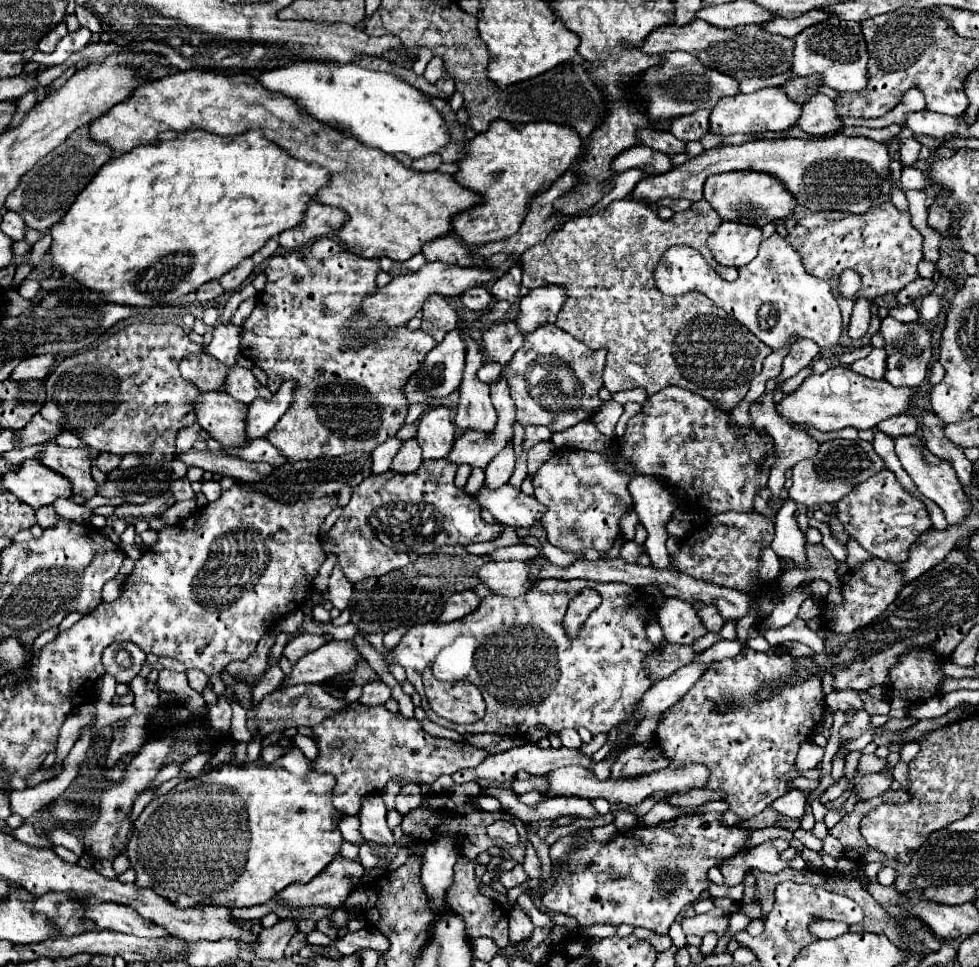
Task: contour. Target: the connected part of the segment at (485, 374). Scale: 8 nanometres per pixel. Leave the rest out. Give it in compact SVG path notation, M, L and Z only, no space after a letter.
M485 362L485 364L479 368L477 376L479 376L483 382L491 384L491 382L495 382L495 380L499 378L499 372L501 372L501 366L499 366L499 364L495 364L495 362Z

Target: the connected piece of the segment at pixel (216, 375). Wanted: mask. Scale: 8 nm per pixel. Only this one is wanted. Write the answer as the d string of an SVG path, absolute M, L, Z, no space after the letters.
M205 352L189 354L181 360L181 376L191 380L199 390L223 390L225 372L227 366Z

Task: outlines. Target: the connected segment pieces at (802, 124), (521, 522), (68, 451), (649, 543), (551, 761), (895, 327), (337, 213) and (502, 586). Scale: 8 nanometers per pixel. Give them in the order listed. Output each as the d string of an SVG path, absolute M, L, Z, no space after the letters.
M825 94L811 96L809 102L801 106L801 116L797 118L795 126L813 136L835 132L841 126L839 116L835 114L835 102Z
M483 484L473 498L481 508L511 528L529 528L535 520L541 520L545 512L545 508L533 496L525 496L521 490L507 484L497 490L491 490Z
M55 440L41 444L39 462L51 468L53 472L65 476L73 484L73 498L91 498L95 496L95 480L91 476L91 452L89 448L65 448Z
M635 476L629 482L629 492L635 504L633 510L649 534L645 540L645 552L651 558L651 568L665 570L670 567L669 552L665 548L669 534L665 526L671 520L671 490L665 480L657 476Z
M529 742L529 744L523 744L523 746L519 746L519 748L511 748L511 750L507 750L507 752L491 754L491 756L487 756L477 768L467 768L467 770L461 770L461 772L453 774L453 780L455 780L457 784L461 784L461 782L469 782L469 780L479 780L479 778L481 778L481 780L491 780L491 782L499 782L499 784L503 784L503 786L509 786L511 780L515 778L515 774L517 774L519 770L525 770L525 772L529 772L529 774L535 776L535 774L547 774L547 772L551 772L551 770L555 770L555 768L573 766L573 764L579 764L581 768L593 770L593 766L595 766L597 762L593 760L593 756L583 754L579 748L565 748L565 746L561 746L559 750L553 750L553 748L541 750L541 748L537 748L533 742Z
M885 318L881 322L881 334L885 338L885 350L887 350L887 372L885 372L885 380L893 386L909 386L909 388L917 388L925 376L927 376L927 366L931 360L931 336L929 332L917 324L903 324L897 322L895 318Z
M311 200L307 206L307 212L305 212L303 224L281 232L279 244L283 248L291 248L291 250L299 248L299 246L303 246L315 238L321 238L321 236L335 232L345 222L345 218L347 216L343 210L329 208L329 206L323 206L315 200Z
M517 560L487 562L475 572L475 578L495 596L519 596L531 586L527 580L527 564Z

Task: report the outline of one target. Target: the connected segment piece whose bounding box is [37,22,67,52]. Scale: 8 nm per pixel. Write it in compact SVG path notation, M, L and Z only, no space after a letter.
M61 22L61 24L57 24L57 28L49 30L49 32L41 38L41 42L39 42L37 48L39 48L41 52L53 52L55 46L57 46L57 42L59 42L65 34L67 34L67 26L65 26L65 22Z

